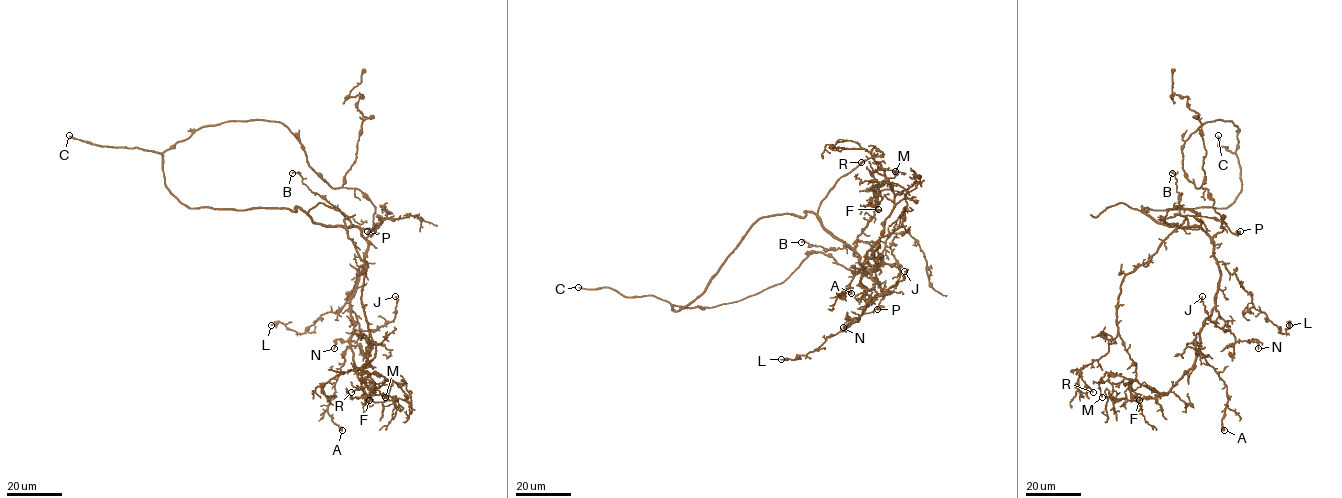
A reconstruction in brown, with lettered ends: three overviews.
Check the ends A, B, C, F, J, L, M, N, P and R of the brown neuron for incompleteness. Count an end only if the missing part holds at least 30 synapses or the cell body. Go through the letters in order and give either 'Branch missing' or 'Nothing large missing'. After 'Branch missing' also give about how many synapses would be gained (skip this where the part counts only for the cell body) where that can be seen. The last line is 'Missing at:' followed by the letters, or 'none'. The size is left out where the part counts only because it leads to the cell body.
A: Nothing large missing
B: Nothing large missing
C: Nothing large missing
F: Nothing large missing
J: Nothing large missing
L: Nothing large missing
M: Nothing large missing
N: Nothing large missing
P: Nothing large missing
R: Nothing large missing
Missing at: none

